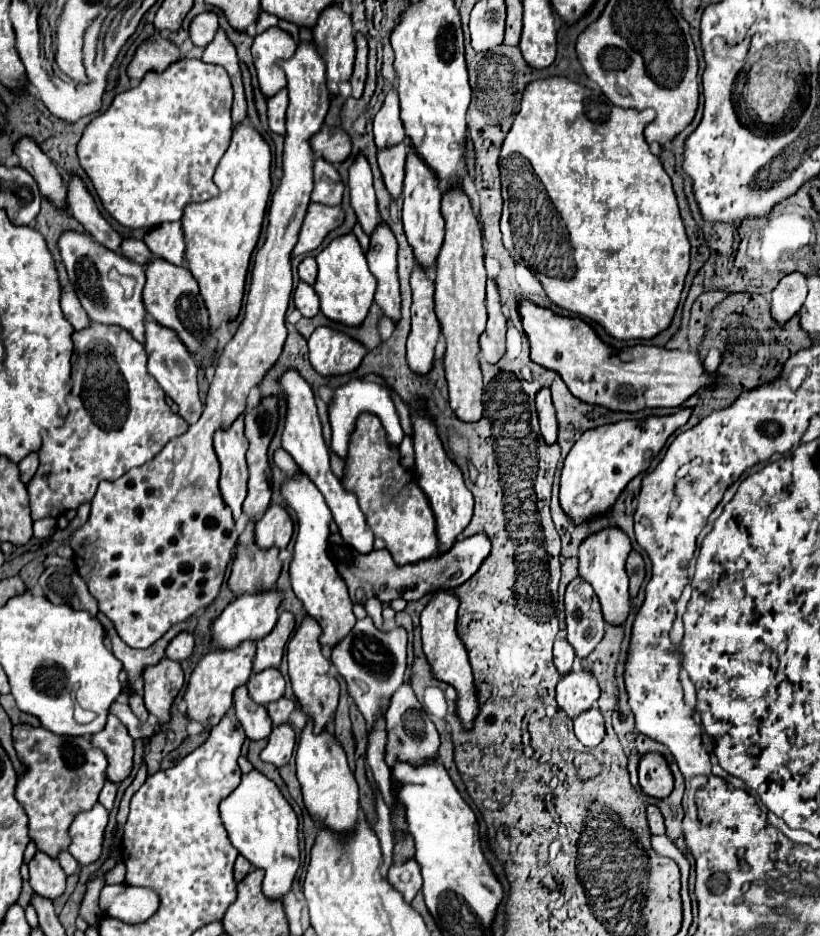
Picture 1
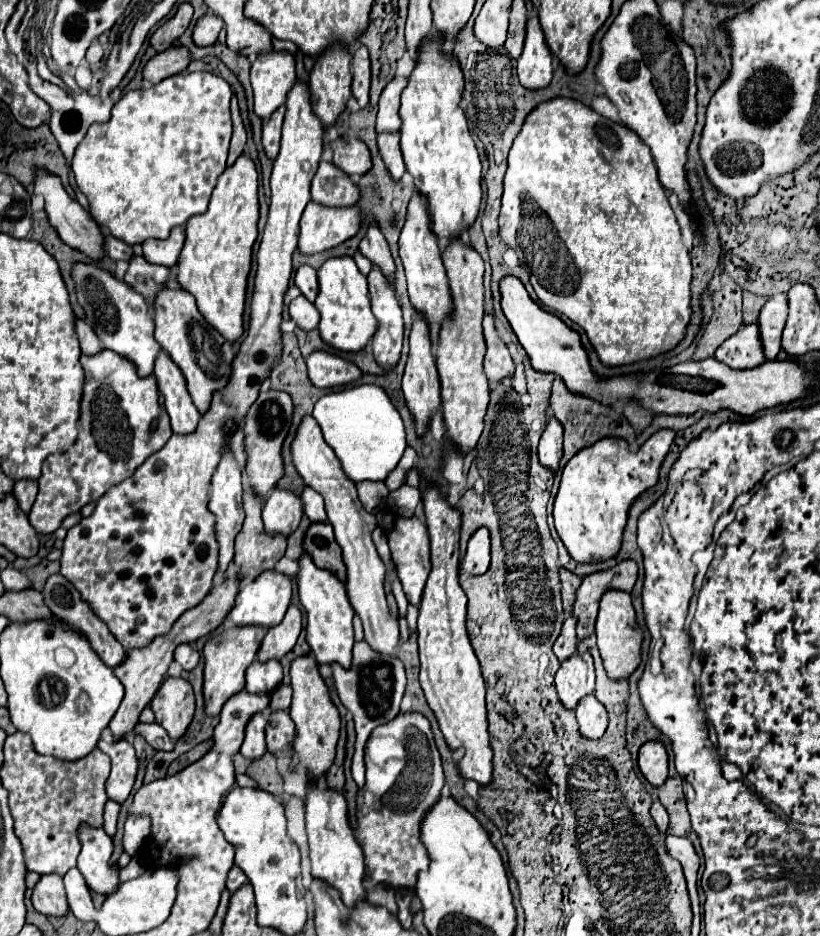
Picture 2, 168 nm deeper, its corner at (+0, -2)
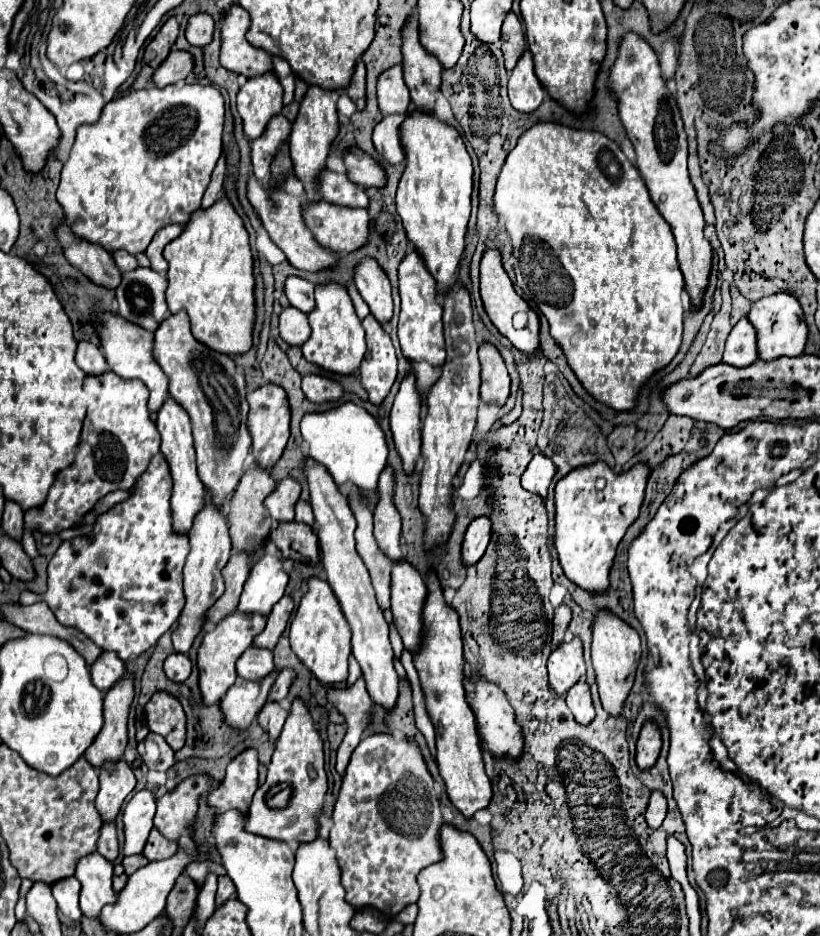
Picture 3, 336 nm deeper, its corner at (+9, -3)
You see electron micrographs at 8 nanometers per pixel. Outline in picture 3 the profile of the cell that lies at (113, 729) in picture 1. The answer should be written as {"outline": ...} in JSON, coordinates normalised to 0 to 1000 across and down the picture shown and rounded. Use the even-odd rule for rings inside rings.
{"outline":[[[152,811],[143,813],[143,817],[128,817],[121,822],[121,849],[118,849],[118,866],[126,877],[138,877],[145,869],[152,851],[165,841],[165,828]]]}

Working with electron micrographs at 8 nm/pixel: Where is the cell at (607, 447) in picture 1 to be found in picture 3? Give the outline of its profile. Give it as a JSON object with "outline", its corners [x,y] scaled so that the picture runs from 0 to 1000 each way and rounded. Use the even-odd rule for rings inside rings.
{"outline":[[[726,493],[721,497],[701,499],[679,514],[674,582],[689,614],[706,627],[716,631],[738,631],[743,627],[743,608],[748,604],[750,587],[765,563],[779,550],[791,505],[794,501],[789,495],[774,495],[767,503],[752,505],[738,493]],[[730,510],[740,514],[733,525],[726,520]]]}

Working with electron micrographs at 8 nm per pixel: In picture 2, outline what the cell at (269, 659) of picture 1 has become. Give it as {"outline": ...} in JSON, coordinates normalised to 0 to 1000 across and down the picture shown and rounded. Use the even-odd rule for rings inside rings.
{"outline":[[[354,645],[346,662],[339,669],[327,671],[327,677],[322,679],[320,690],[315,694],[315,705],[317,707],[341,705],[349,697],[359,692],[366,673],[368,673],[368,656],[359,645]]]}

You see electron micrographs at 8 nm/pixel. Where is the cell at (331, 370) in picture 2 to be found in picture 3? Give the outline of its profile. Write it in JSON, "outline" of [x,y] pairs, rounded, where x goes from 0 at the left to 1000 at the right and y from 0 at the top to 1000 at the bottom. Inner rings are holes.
{"outline":[[[374,399],[374,401],[370,401],[370,420],[374,422],[377,428],[394,431],[394,428],[413,426],[418,422],[418,413],[413,411],[413,407],[409,407],[404,403]]]}

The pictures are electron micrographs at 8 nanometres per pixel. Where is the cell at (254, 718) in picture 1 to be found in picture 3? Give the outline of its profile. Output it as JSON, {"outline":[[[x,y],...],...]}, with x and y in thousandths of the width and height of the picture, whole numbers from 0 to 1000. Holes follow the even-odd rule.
{"outline":[[[309,798],[294,802],[279,817],[277,828],[255,849],[255,860],[262,862],[262,869],[272,869],[277,864],[301,866],[306,860],[306,851],[313,843],[313,802]]]}

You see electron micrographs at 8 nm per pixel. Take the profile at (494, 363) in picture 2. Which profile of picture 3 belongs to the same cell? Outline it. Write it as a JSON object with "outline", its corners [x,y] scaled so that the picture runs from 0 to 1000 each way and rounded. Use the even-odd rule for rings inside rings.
{"outline":[[[587,364],[584,369],[584,388],[587,388],[587,426],[606,428],[613,433],[621,424],[621,399],[613,381],[606,371],[596,364]]]}

